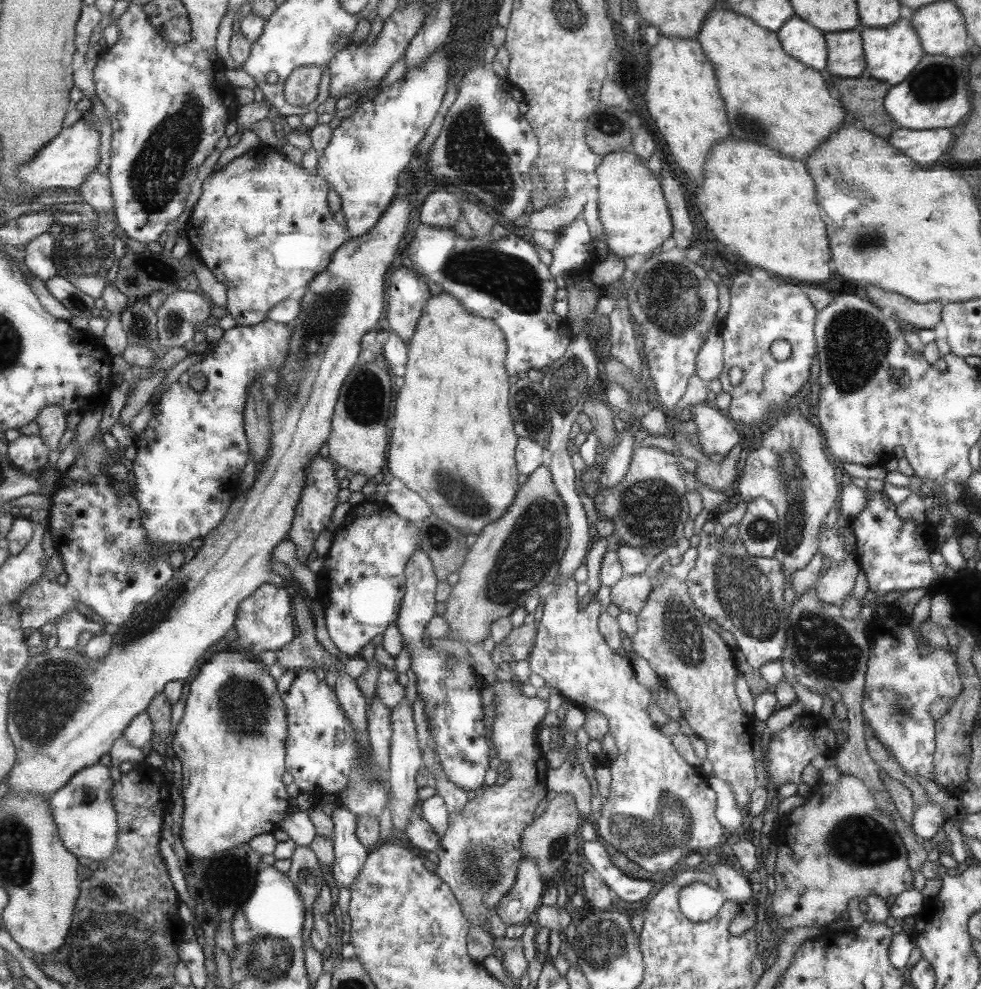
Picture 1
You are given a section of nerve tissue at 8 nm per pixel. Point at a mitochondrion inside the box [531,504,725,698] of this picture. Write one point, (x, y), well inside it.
(682, 631)

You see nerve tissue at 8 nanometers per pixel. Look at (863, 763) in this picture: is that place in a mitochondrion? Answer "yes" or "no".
no

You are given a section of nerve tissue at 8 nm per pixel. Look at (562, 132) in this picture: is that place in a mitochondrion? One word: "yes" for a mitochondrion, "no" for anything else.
yes

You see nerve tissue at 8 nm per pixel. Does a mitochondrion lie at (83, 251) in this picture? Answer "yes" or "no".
yes

